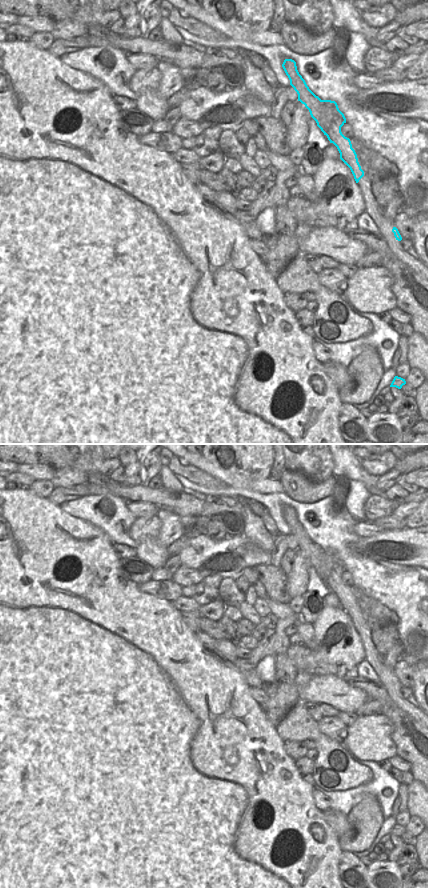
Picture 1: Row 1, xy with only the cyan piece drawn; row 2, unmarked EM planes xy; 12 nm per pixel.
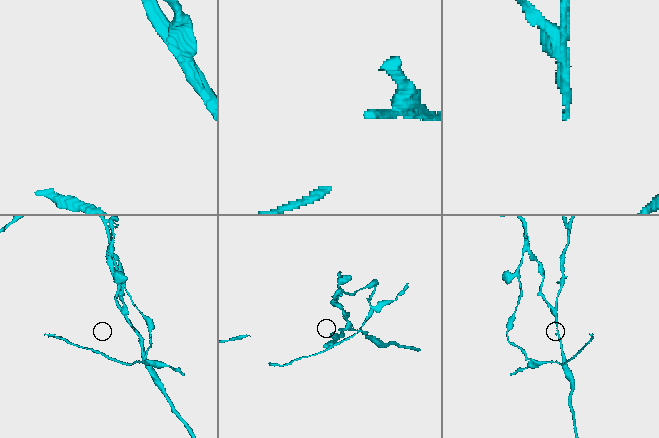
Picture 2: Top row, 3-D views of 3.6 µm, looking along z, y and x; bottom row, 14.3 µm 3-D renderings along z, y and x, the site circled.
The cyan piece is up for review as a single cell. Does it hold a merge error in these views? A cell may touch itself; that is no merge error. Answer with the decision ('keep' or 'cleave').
cleave

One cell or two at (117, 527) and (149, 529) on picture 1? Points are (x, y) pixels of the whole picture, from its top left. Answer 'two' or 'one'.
two

